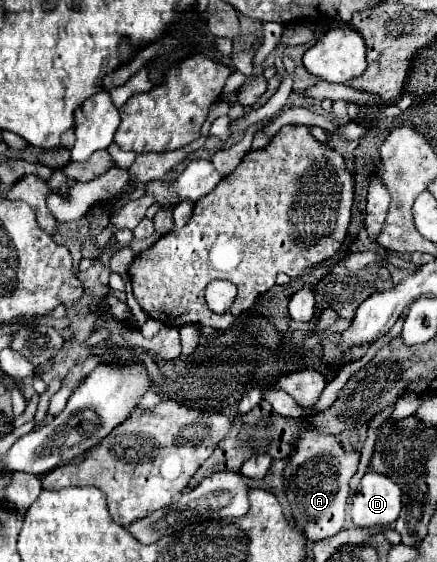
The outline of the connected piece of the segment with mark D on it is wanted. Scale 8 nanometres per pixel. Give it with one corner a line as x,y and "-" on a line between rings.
368,471
352,501
352,521
356,527
384,527
396,521
400,507
400,487
392,479

